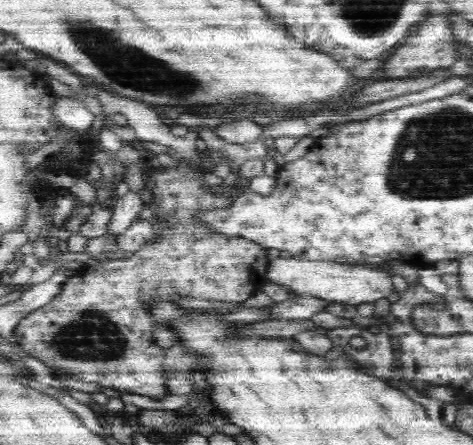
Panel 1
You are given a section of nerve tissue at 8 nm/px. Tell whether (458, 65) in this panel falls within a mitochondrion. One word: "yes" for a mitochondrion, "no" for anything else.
no

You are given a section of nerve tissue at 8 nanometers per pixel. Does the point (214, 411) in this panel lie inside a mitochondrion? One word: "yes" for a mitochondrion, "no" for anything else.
no

